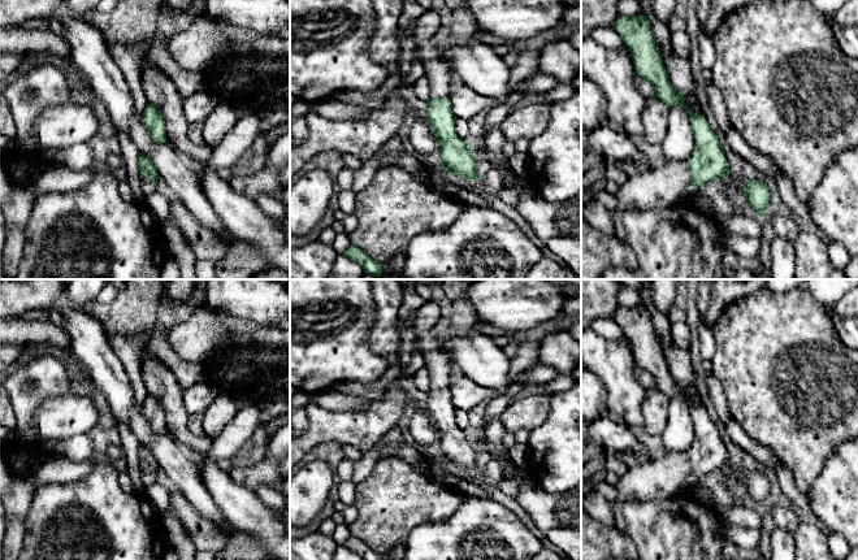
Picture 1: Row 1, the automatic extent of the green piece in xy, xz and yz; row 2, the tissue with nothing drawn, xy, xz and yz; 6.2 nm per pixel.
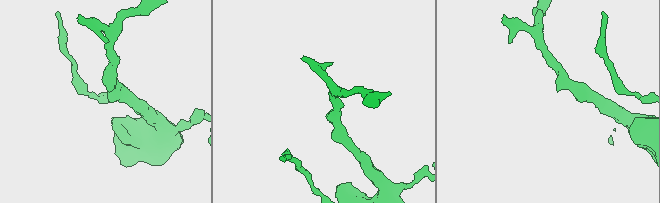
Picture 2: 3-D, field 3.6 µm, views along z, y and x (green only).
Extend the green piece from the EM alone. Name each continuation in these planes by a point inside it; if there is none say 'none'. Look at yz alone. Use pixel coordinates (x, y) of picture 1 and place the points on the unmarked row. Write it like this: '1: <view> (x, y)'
1: yz (658, 480)

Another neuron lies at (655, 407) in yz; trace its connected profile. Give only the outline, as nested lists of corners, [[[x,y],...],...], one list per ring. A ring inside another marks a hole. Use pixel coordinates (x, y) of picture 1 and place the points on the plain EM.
[[[658,390],[649,391],[642,405],[644,431],[649,435],[662,435],[667,426],[670,399]]]

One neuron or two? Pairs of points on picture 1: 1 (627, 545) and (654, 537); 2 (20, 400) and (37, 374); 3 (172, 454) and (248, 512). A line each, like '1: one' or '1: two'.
1: two
2: one
3: two

